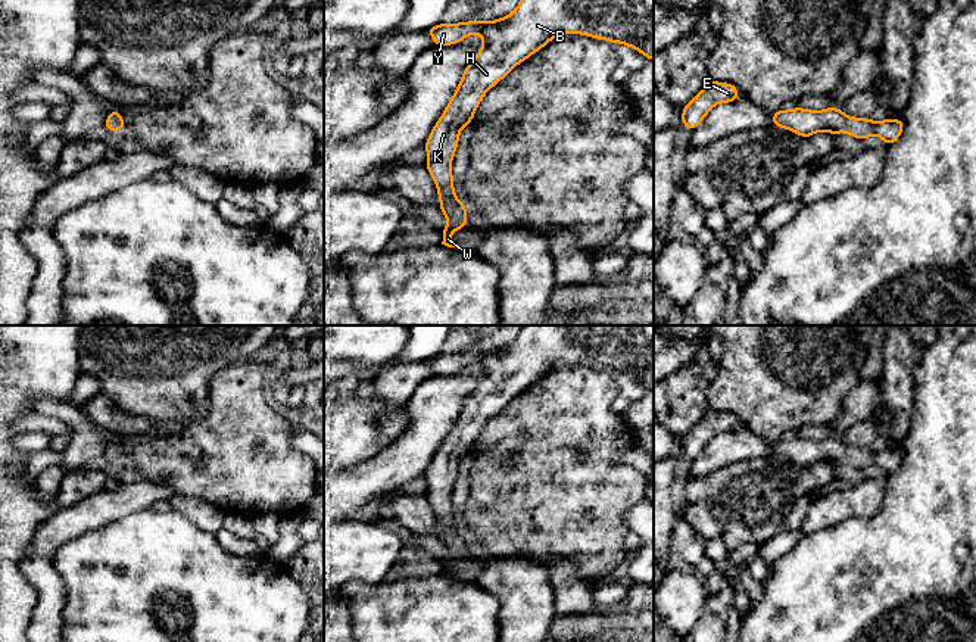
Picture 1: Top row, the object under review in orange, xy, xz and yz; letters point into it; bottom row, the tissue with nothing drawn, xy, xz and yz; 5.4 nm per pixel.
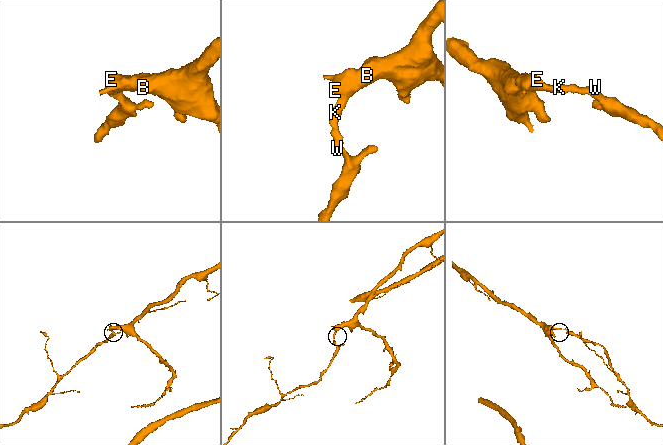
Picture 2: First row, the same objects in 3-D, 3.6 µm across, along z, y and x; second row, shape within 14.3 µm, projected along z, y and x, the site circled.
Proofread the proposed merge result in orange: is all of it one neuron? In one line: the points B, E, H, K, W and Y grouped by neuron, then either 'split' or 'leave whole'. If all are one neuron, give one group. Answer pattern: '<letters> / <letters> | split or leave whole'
B E H K W Y | leave whole

